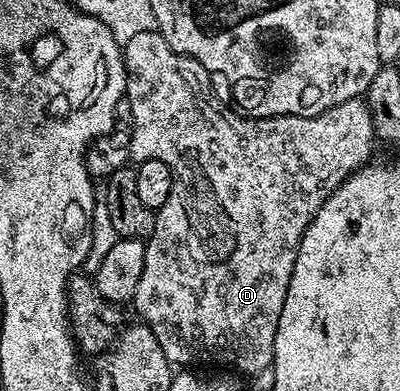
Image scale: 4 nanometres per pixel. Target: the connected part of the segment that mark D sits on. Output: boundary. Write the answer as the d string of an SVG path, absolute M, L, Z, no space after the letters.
M152 28L147 31L139 31L139 35L131 35L131 39L124 42L123 56L125 59L125 97L127 98L127 109L129 105L129 117L133 120L131 124L131 132L129 134L129 155L134 162L140 163L147 159L159 159L163 163L169 165L169 170L173 176L173 195L167 208L164 210L163 219L157 220L155 223L155 231L147 239L145 247L145 262L143 263L143 275L139 275L139 287L135 291L133 300L131 302L132 308L137 308L137 313L143 324L153 332L155 339L159 339L159 347L163 347L163 355L167 355L170 366L173 367L220 367L225 371L236 371L238 374L247 373L247 375L254 375L263 371L264 368L272 366L273 352L275 351L275 331L279 327L279 315L283 315L283 299L287 299L287 287L291 283L291 275L295 271L295 259L297 258L297 248L303 239L303 235L307 231L307 227L312 223L313 217L319 211L319 207L323 207L323 203L335 192L340 185L348 179L357 169L366 164L370 160L369 157L373 153L373 145L375 146L375 134L373 131L373 116L369 114L369 107L365 104L361 97L352 97L347 99L347 103L339 103L335 107L331 107L327 111L323 111L314 117L300 117L299 115L283 115L282 117L247 117L244 115L237 115L233 118L231 114L224 113L221 109L216 109L209 101L204 101L191 86L185 82L185 77L181 74L181 69L185 69L191 65L190 58L182 57L181 54L176 53L165 40L161 38L160 33L154 31Z

